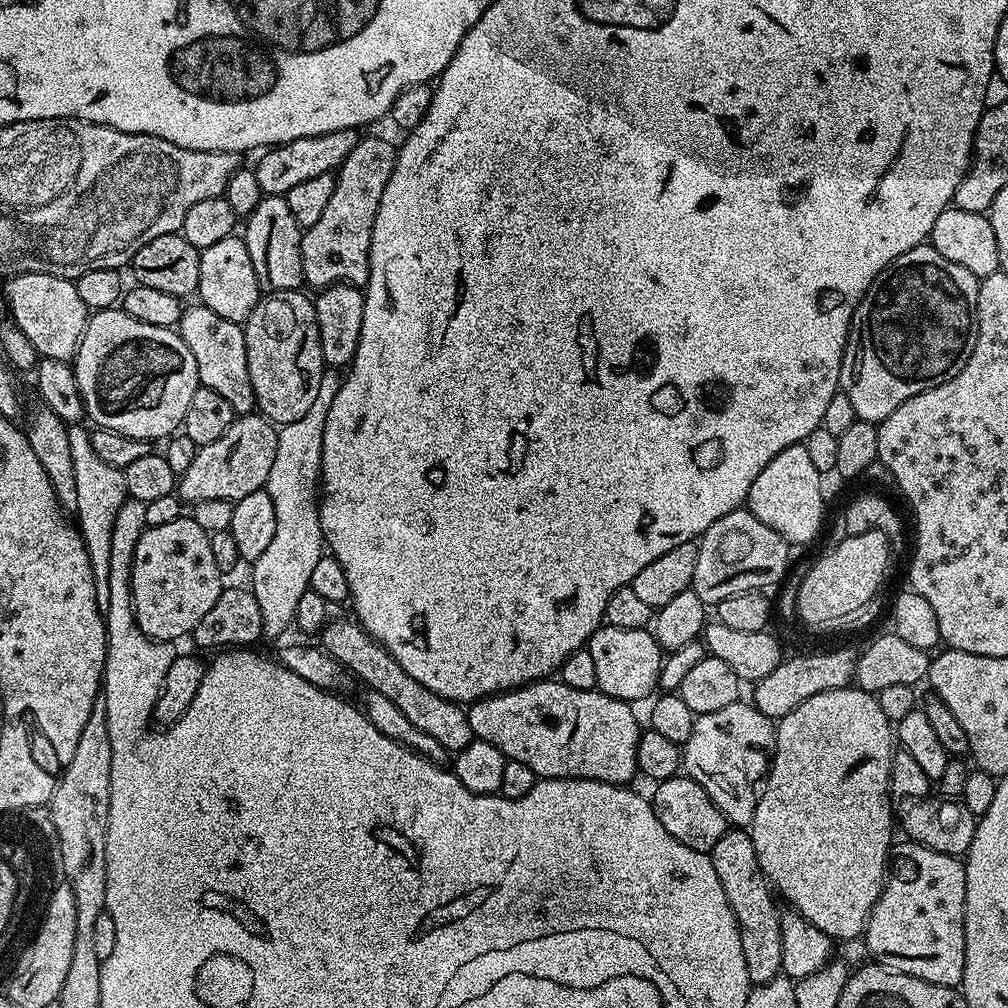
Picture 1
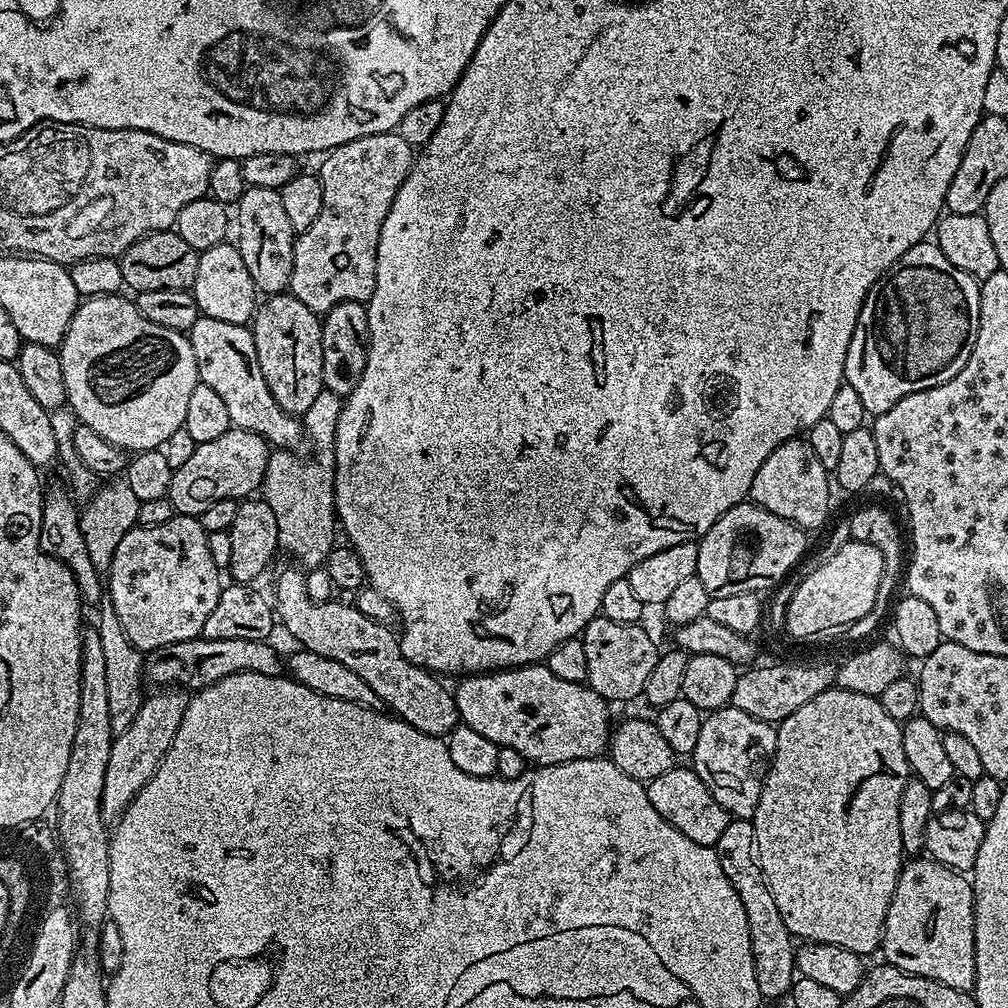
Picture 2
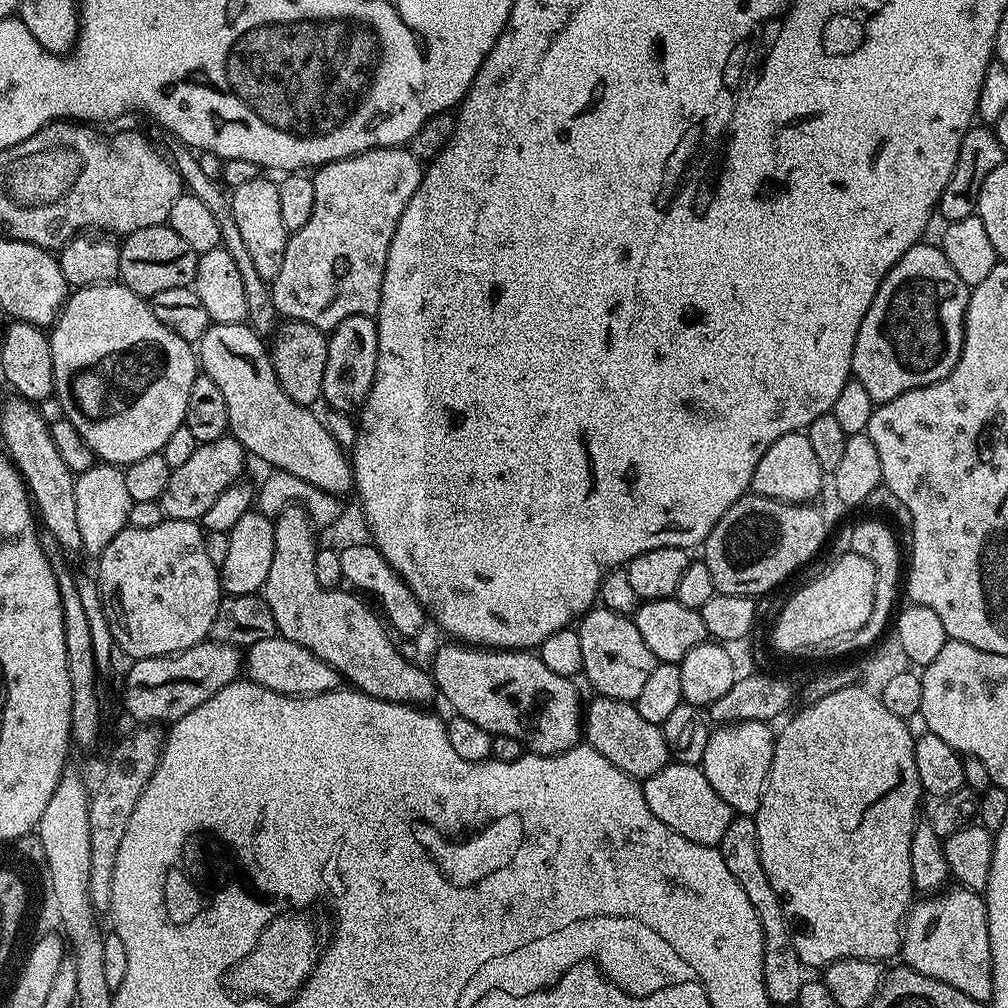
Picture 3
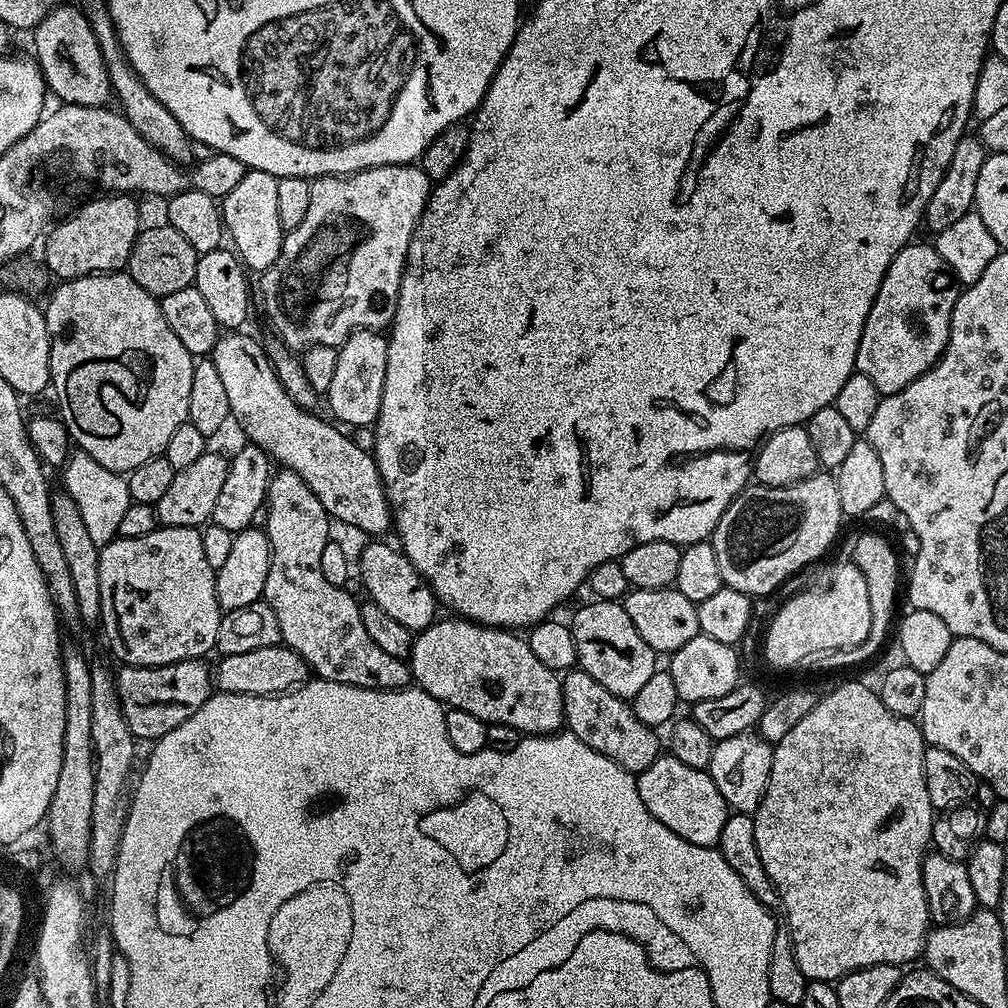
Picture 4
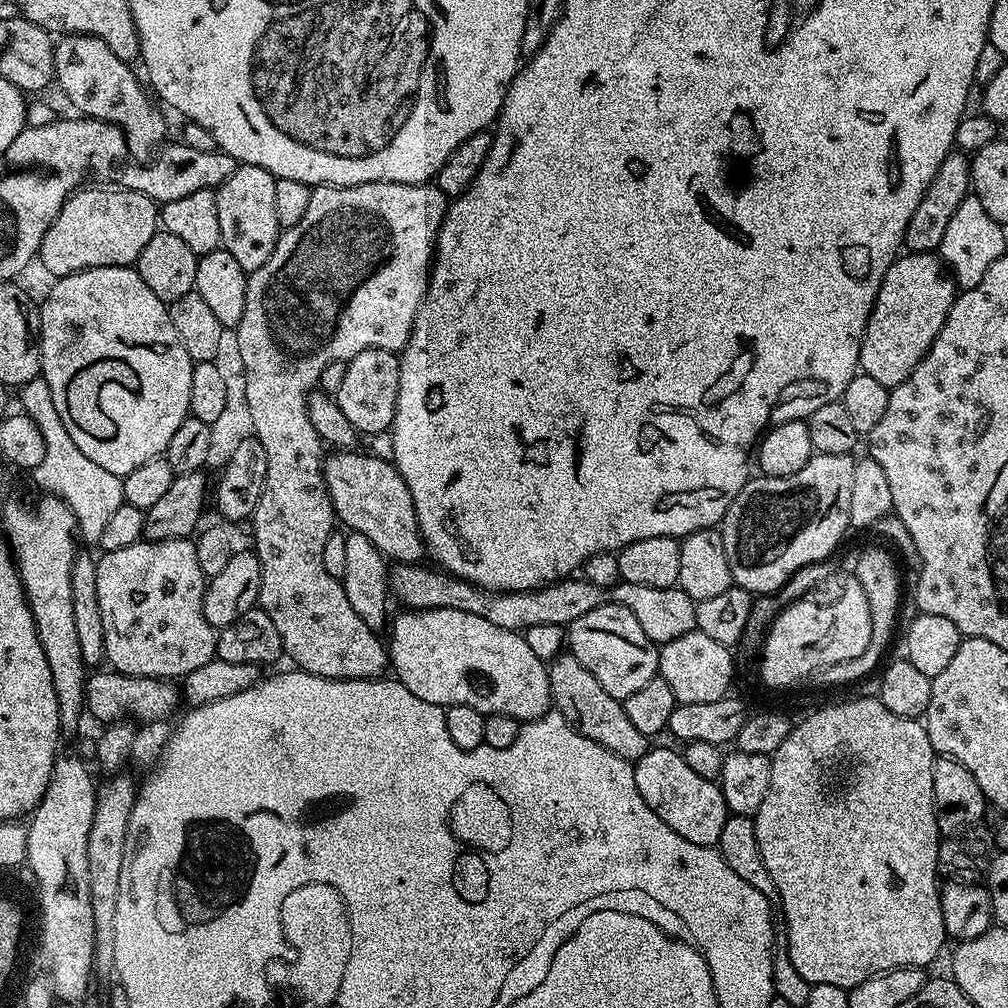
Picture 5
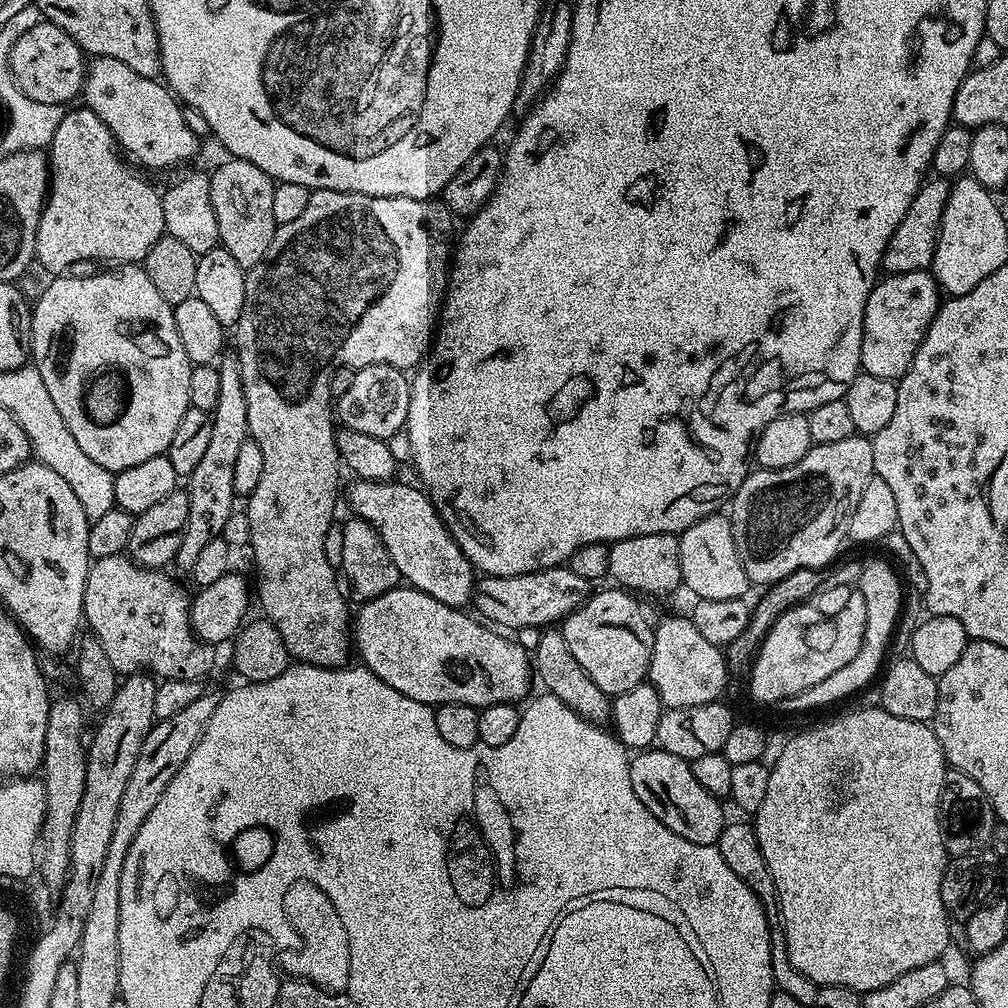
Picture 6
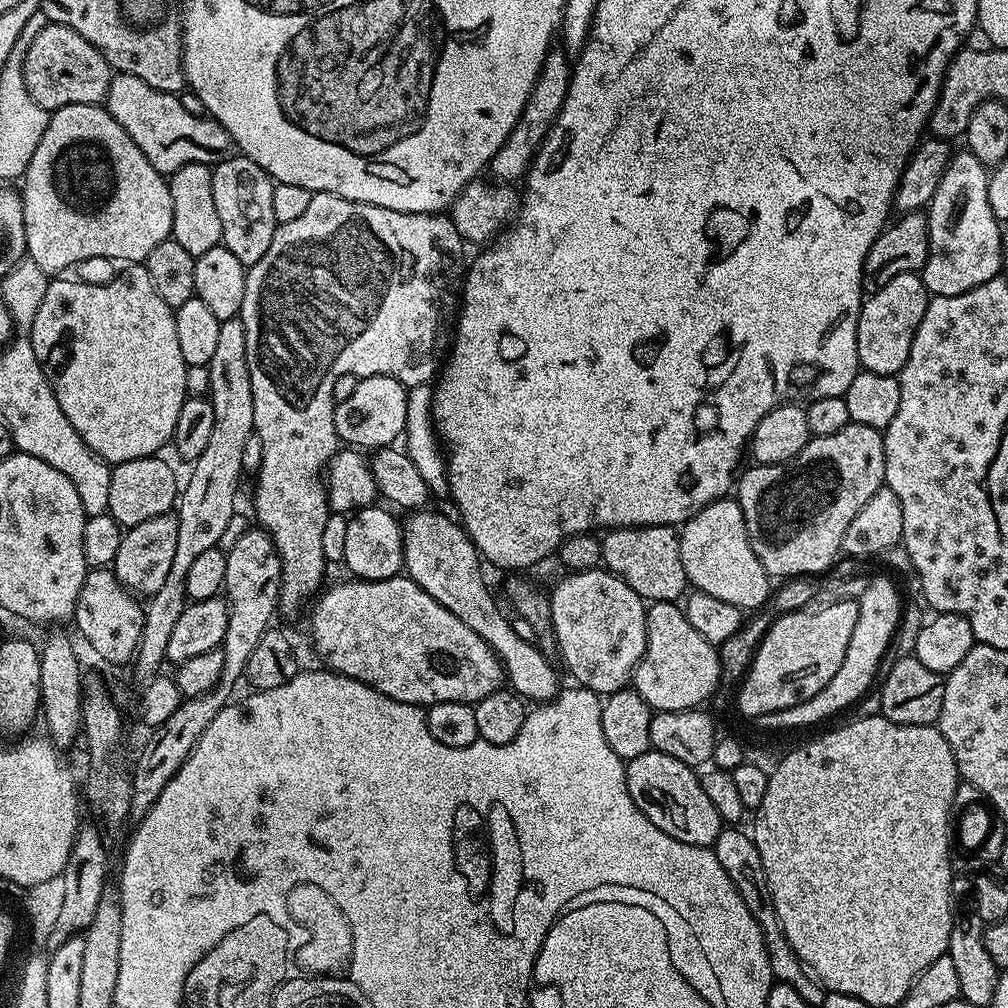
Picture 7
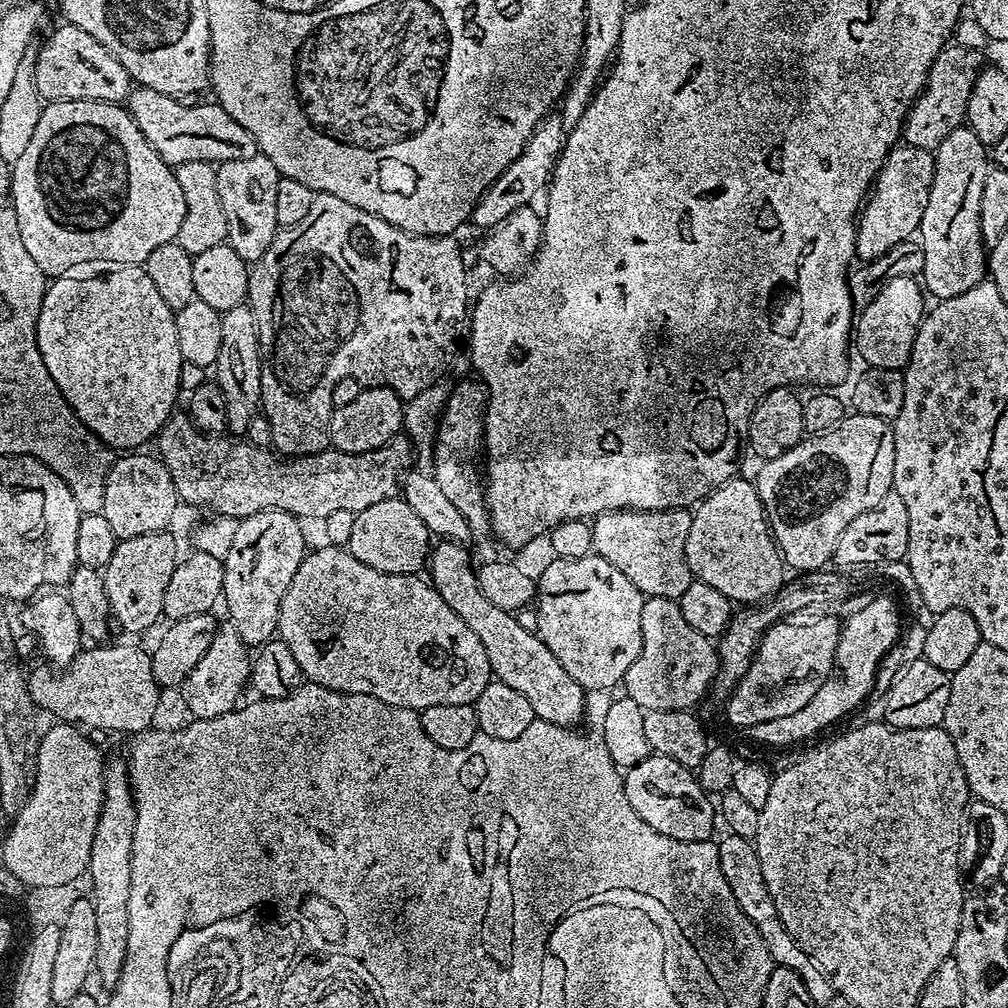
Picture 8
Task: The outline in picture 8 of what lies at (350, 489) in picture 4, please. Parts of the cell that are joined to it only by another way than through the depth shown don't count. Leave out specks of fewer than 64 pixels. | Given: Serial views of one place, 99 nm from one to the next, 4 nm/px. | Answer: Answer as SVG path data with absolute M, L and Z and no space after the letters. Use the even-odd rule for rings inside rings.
M440 540L431 549L427 558L426 572L433 588L438 590L442 602L478 634L478 642L486 650L486 658L492 667L492 675L497 680L506 682L513 690L519 690L530 701L536 719L557 724L563 728L572 728L584 720L584 698L586 689L562 667L562 662L550 654L550 650L540 641L536 632L518 626L515 615L490 602L482 594L476 577L477 569L472 568L472 556L469 549L453 540Z

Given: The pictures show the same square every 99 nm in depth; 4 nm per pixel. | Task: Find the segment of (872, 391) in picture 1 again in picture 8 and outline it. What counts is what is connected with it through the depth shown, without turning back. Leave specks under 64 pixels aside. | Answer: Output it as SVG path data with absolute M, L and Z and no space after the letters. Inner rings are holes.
M914 276L890 278L882 290L878 290L878 298L870 302L870 306L859 309L854 320L854 348L860 351L863 362L870 368L886 370L905 369L914 346L914 338L924 320L926 311L926 293L921 281Z

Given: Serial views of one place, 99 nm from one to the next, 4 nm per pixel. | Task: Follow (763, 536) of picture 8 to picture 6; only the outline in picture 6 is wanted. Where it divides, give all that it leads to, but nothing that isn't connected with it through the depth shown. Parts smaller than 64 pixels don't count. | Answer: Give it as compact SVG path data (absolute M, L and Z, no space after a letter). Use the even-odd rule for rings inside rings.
M713 514L694 522L684 532L679 533L678 562L682 566L682 584L693 592L693 597L709 600L710 598L744 598L749 594L750 581L746 570L742 570L742 562L738 558L738 550L734 546L734 530L731 519L724 514Z

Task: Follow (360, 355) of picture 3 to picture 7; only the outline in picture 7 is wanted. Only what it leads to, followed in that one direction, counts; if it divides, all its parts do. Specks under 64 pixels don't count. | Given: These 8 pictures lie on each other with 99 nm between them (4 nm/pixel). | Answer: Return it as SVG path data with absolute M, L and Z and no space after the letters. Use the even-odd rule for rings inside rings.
M389 376L359 377L350 398L341 400L336 405L337 437L356 450L377 450L395 445L396 439L405 435L410 424L408 396L409 389Z

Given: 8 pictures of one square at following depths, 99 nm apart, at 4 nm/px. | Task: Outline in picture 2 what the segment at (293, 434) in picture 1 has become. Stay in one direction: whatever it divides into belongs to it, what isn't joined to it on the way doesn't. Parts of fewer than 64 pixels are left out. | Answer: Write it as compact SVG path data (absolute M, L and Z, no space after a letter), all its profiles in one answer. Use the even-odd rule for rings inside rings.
M321 388L318 398L314 398L302 417L302 427L307 443L312 443L312 456L316 460L304 460L292 450L269 451L266 462L266 474L262 485L262 498L274 510L274 518L278 518L278 542L283 551L293 556L301 569L319 568L337 547L338 517L335 503L304 504L304 468L320 480L331 477L336 470L334 458L334 434L338 430L338 414L342 407L342 397L328 388Z

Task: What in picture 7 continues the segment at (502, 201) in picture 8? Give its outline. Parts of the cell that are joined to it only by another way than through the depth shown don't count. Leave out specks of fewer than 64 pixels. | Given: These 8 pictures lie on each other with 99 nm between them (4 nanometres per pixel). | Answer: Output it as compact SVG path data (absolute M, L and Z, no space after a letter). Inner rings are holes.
M553 47L546 54L542 62L540 72L536 76L536 81L532 87L532 93L524 112L520 115L520 120L510 132L510 138L494 154L490 165L490 172L493 172L495 179L500 182L523 181L527 177L528 169L532 166L532 160L536 156L537 150L542 146L542 142L547 138L548 131L552 129L552 123L558 118L562 106L568 97L568 84L572 81L573 61L570 59L563 47Z

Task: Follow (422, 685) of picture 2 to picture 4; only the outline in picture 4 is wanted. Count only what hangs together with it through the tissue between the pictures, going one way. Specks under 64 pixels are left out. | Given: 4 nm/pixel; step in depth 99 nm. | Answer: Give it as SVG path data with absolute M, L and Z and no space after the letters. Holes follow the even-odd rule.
M280 470L268 481L268 495L266 497L266 515L262 520L262 527L268 533L270 542L270 574L266 574L263 601L274 610L274 618L278 618L280 639L287 647L293 648L305 662L309 669L319 679L330 682L342 682L359 688L407 688L410 684L410 668L407 663L393 655L386 654L374 642L363 626L361 605L358 600L348 593L347 587L339 588L322 575L322 549L329 544L328 512L318 502L314 490L298 478L298 474L287 470Z

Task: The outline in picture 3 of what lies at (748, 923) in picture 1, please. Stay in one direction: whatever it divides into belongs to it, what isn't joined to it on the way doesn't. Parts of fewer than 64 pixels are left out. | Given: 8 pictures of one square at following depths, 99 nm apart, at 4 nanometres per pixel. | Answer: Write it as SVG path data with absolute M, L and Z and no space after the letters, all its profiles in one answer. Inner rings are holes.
M748 814L733 815L730 826L726 826L726 834L722 834L722 842L718 847L722 854L722 862L726 862L730 874L738 878L738 886L746 890L746 898L750 898L764 927L764 985L769 1001L773 1005L795 1005L798 994L802 994L806 969L794 950L792 933L787 920L784 919L784 907L776 896L774 886L770 886L770 878L766 878L766 870L762 870L755 819Z

